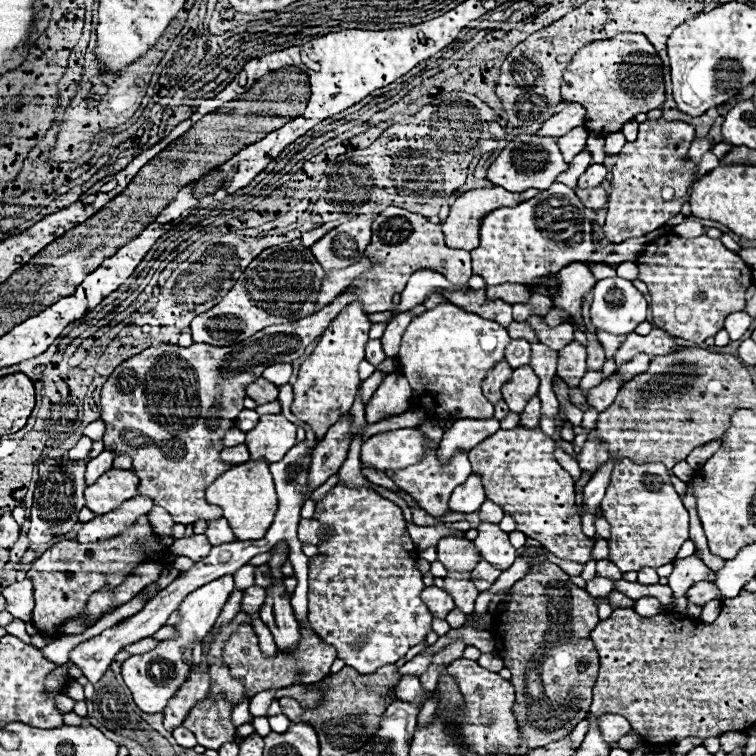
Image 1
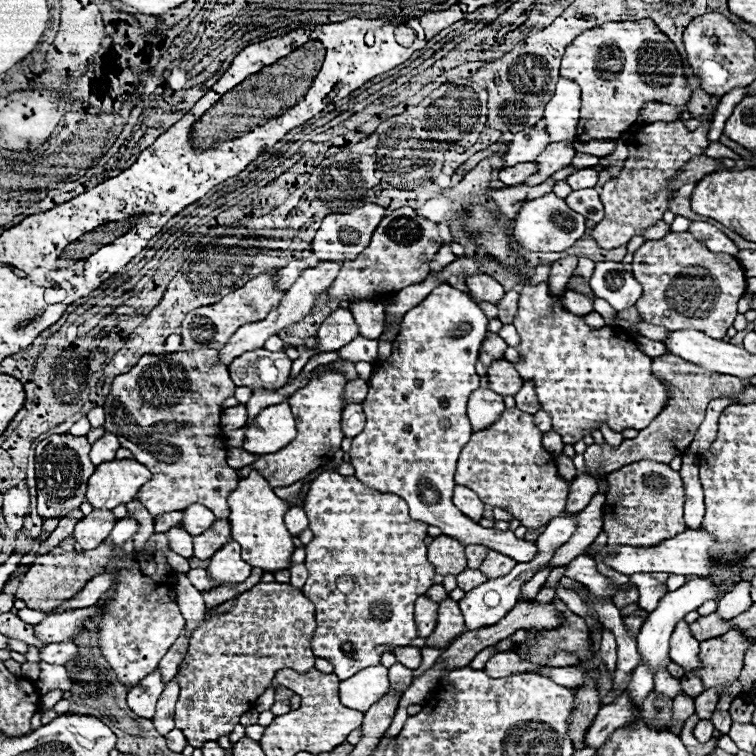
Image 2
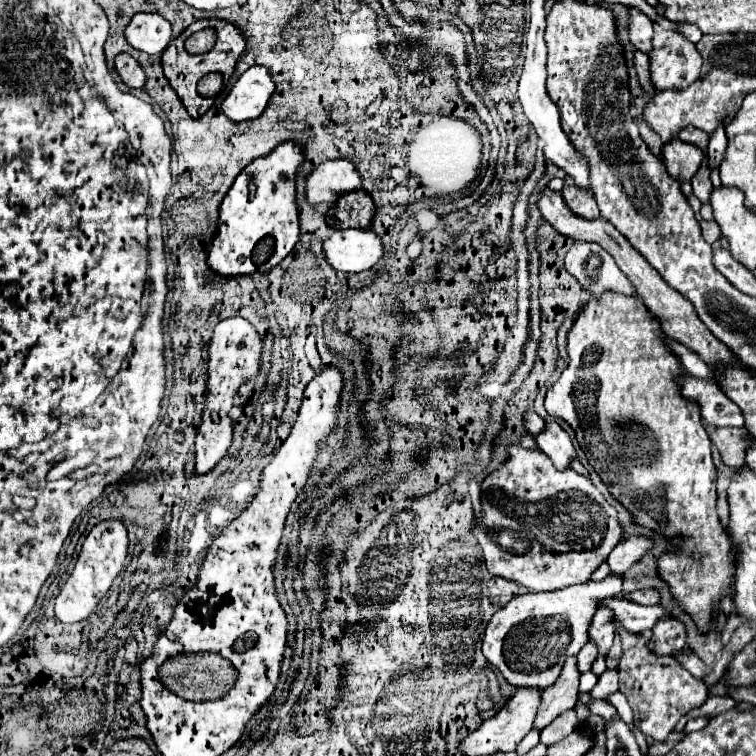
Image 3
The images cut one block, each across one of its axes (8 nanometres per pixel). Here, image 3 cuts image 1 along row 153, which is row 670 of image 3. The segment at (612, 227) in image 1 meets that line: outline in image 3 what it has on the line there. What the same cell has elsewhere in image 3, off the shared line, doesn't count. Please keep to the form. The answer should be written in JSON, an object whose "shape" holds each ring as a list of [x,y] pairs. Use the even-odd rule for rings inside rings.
{"shape":[[[636,646],[622,654],[620,692],[628,698],[628,704],[636,718],[634,722],[642,730],[642,734],[648,734],[660,742],[666,740],[680,718],[684,718],[690,710],[702,706],[708,698],[704,680],[694,678],[674,656],[658,656],[646,646]],[[626,654],[630,654],[628,660]]]}

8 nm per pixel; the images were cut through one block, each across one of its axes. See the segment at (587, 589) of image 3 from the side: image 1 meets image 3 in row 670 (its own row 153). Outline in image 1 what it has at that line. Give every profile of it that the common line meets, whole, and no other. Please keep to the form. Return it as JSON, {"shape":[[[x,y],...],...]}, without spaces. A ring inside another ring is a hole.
{"shape":[[[520,134],[500,152],[500,156],[488,168],[488,180],[510,192],[524,192],[528,188],[548,190],[560,172],[568,170],[562,154],[556,146],[556,138],[542,138],[536,134]]]}

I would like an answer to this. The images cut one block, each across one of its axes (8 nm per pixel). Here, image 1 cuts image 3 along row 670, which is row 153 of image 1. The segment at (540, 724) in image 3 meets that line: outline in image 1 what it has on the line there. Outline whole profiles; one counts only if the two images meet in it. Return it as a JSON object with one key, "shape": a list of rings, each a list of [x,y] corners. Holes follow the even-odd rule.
{"shape":[[[578,126],[578,130],[570,130],[566,136],[562,136],[562,138],[556,140],[558,148],[562,150],[562,156],[566,158],[566,162],[572,162],[572,158],[584,150],[586,138],[588,138],[586,128]]]}

